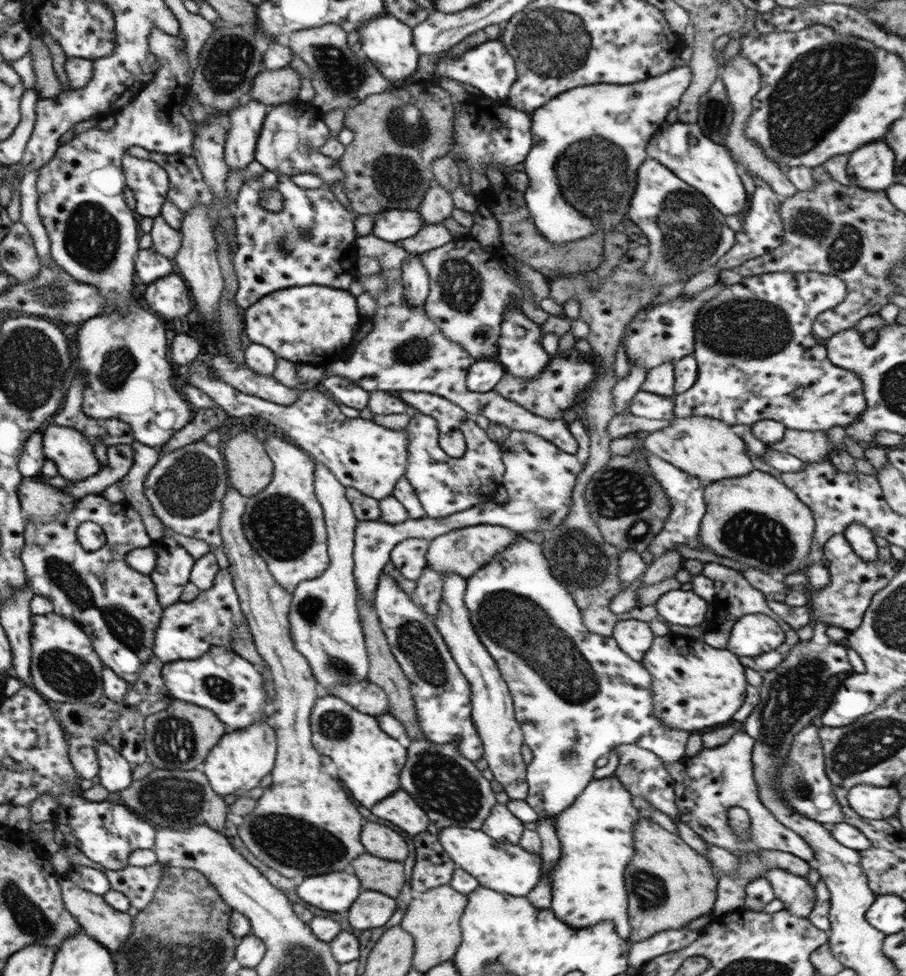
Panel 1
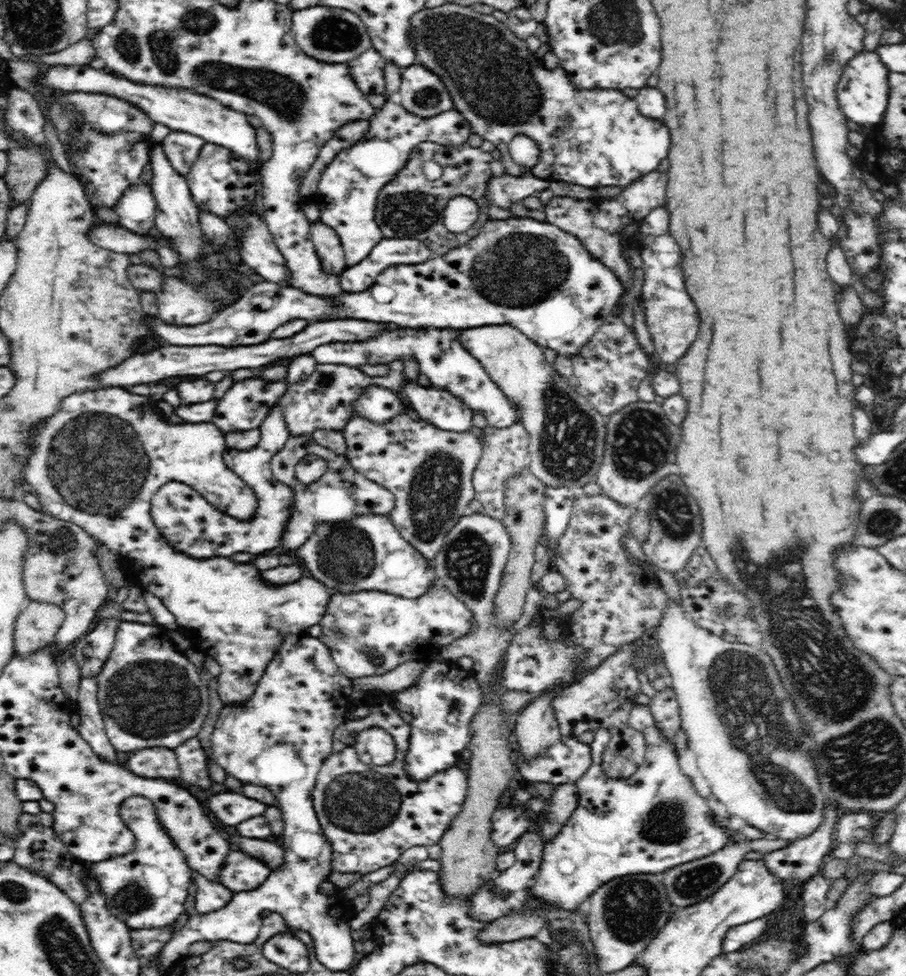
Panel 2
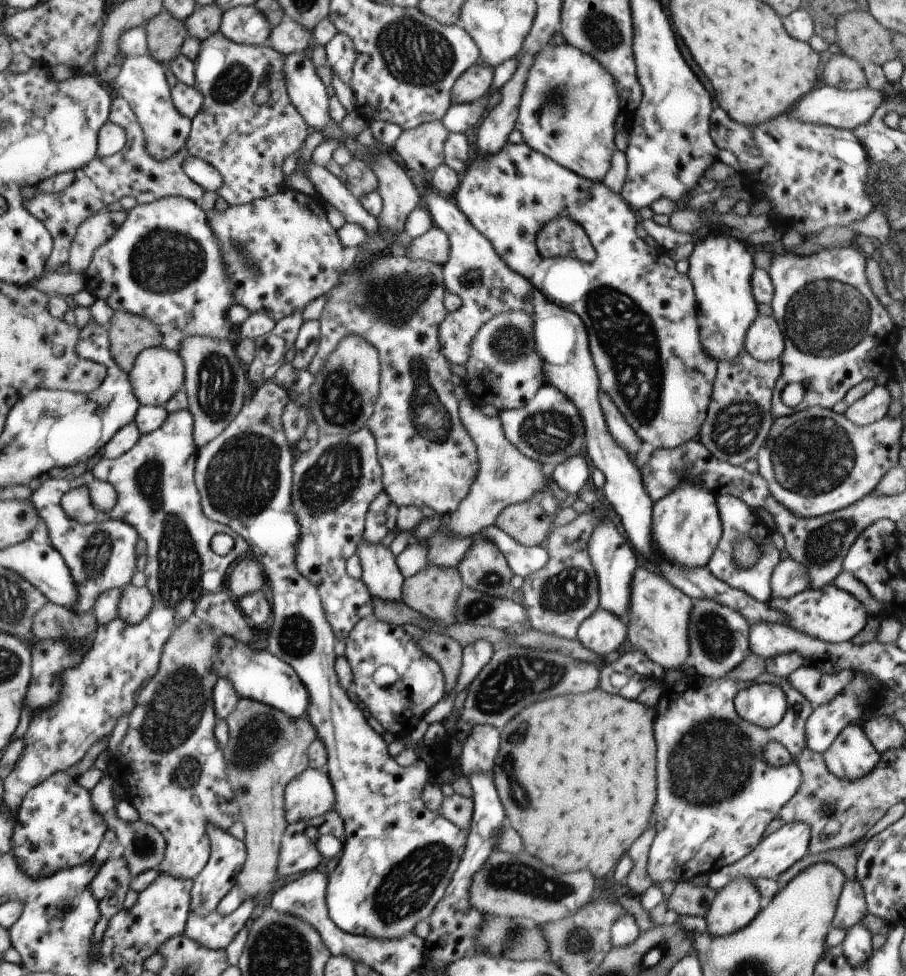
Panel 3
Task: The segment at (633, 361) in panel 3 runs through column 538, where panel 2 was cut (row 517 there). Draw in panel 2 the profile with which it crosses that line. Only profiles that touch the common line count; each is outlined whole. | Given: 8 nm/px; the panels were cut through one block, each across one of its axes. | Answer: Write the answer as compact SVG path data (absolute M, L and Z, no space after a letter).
M280 404L270 408L263 424L260 424L261 439L250 450L228 448L223 454L224 464L250 485L257 499L257 513L249 521L240 521L220 514L204 496L198 495L184 483L168 483L160 487L151 502L151 515L162 536L174 548L192 558L232 556L236 552L264 554L282 546L284 526L291 519L294 491L287 484L278 483L271 471L271 458L284 448L291 438Z

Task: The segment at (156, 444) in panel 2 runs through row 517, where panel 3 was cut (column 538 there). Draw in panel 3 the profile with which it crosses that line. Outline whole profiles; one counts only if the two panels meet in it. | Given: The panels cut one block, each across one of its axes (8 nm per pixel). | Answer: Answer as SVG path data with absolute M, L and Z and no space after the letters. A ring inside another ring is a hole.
M560 39L556 42L559 46L545 46L535 56L525 76L514 128L530 149L589 182L601 183L616 150L613 136L621 110L617 90L597 59ZM559 216L537 232L535 246L539 256L569 257L579 262L593 262L595 250L579 224Z

